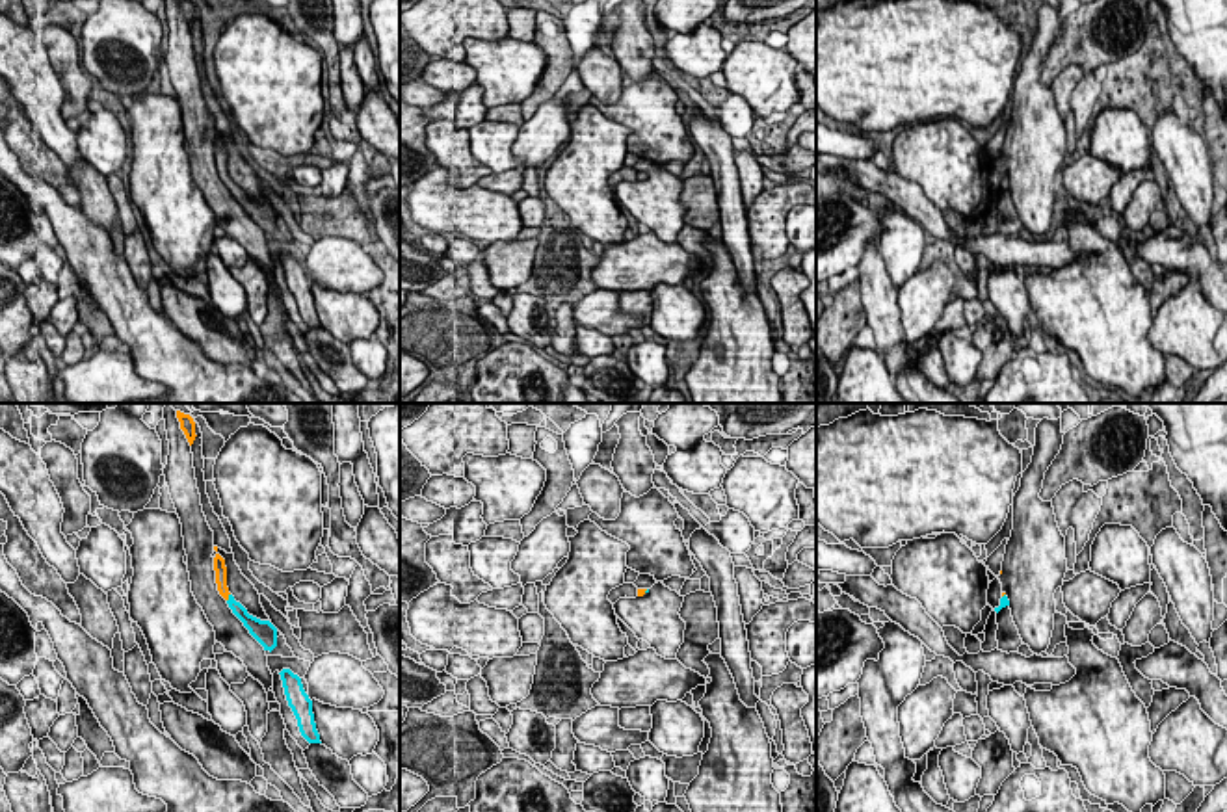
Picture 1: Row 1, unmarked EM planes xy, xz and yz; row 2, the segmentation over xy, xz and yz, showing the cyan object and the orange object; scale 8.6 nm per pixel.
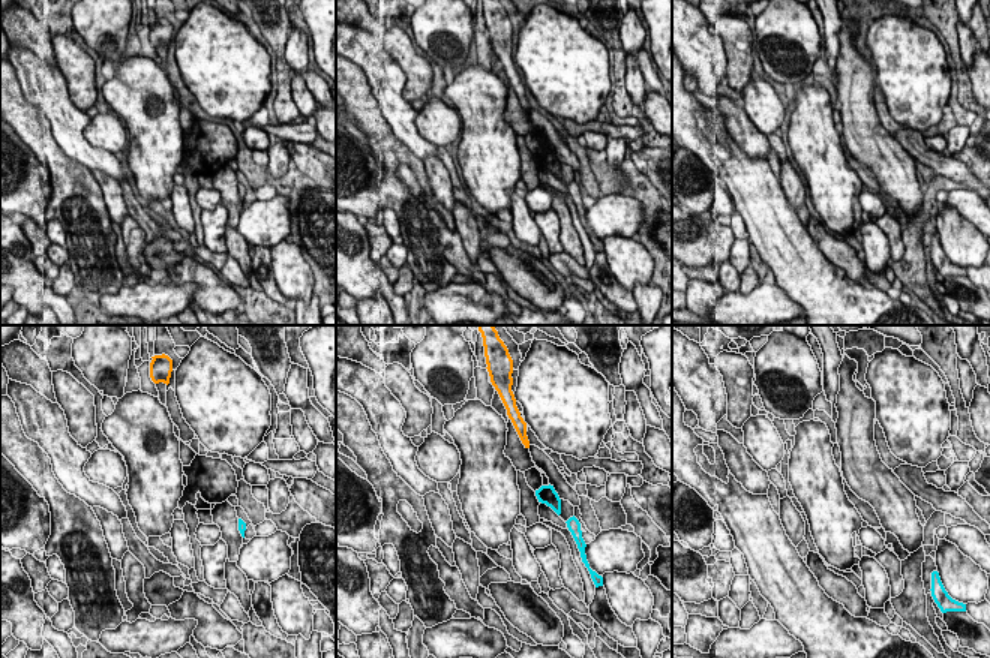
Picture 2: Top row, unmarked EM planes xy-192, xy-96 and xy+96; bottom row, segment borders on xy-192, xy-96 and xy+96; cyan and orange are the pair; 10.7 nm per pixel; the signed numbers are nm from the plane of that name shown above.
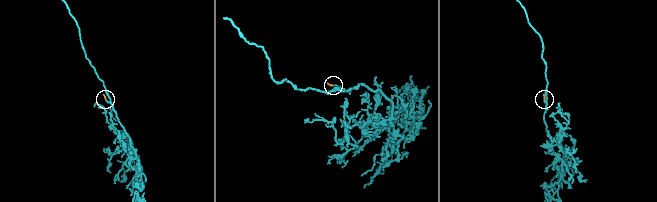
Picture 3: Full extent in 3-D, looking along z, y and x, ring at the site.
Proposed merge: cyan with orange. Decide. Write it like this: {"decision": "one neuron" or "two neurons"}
{"decision": "one neuron"}

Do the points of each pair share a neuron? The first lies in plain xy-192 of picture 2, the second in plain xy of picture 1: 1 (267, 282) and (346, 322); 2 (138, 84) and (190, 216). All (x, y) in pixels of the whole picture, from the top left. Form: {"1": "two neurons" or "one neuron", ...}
{"1": "two neurons", "2": "one neuron"}

